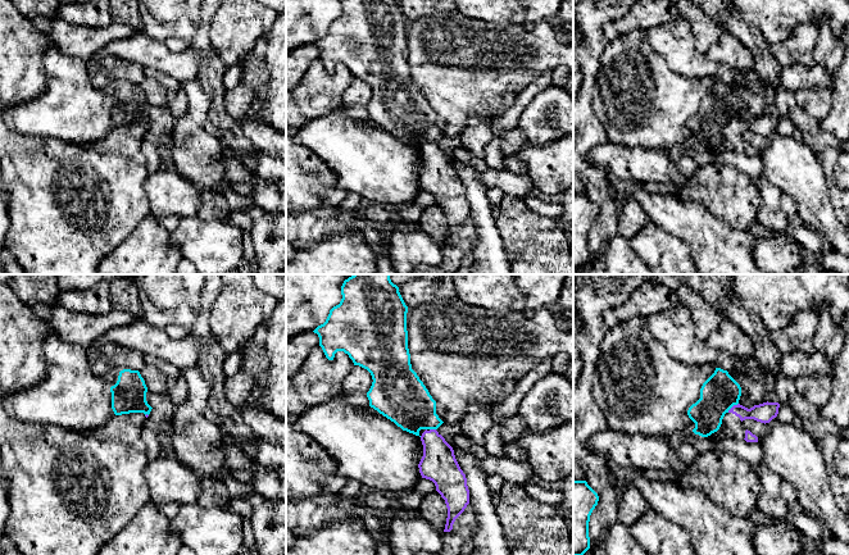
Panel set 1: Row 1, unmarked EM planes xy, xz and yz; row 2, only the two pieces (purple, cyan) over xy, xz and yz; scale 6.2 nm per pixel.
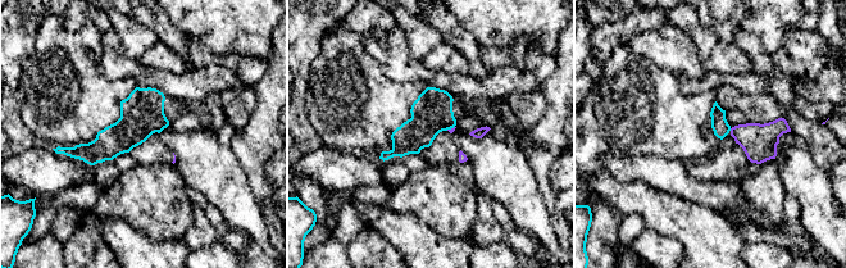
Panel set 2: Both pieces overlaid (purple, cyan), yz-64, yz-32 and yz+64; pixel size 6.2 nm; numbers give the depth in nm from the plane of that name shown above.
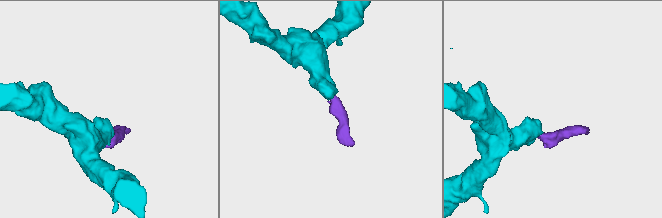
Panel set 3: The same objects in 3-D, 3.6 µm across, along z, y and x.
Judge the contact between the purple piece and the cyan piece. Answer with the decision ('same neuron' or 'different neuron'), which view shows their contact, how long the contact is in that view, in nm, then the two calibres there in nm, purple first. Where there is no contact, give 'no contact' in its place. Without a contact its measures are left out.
different neuron; contact in yz; length 90 nm; calibres 120 and 240 nm

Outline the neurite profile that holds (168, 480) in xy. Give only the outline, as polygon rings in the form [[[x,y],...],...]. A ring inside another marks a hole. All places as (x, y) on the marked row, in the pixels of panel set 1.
[[[169,450],[150,460],[144,469],[151,501],[160,506],[169,502],[191,505],[200,495],[199,476],[174,458]]]

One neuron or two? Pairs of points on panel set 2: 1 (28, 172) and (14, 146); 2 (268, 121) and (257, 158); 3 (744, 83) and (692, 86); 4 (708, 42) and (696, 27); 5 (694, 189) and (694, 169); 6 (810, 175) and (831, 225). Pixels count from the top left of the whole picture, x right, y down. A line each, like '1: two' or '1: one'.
1: two
2: one
3: one
4: one
5: two
6: one

